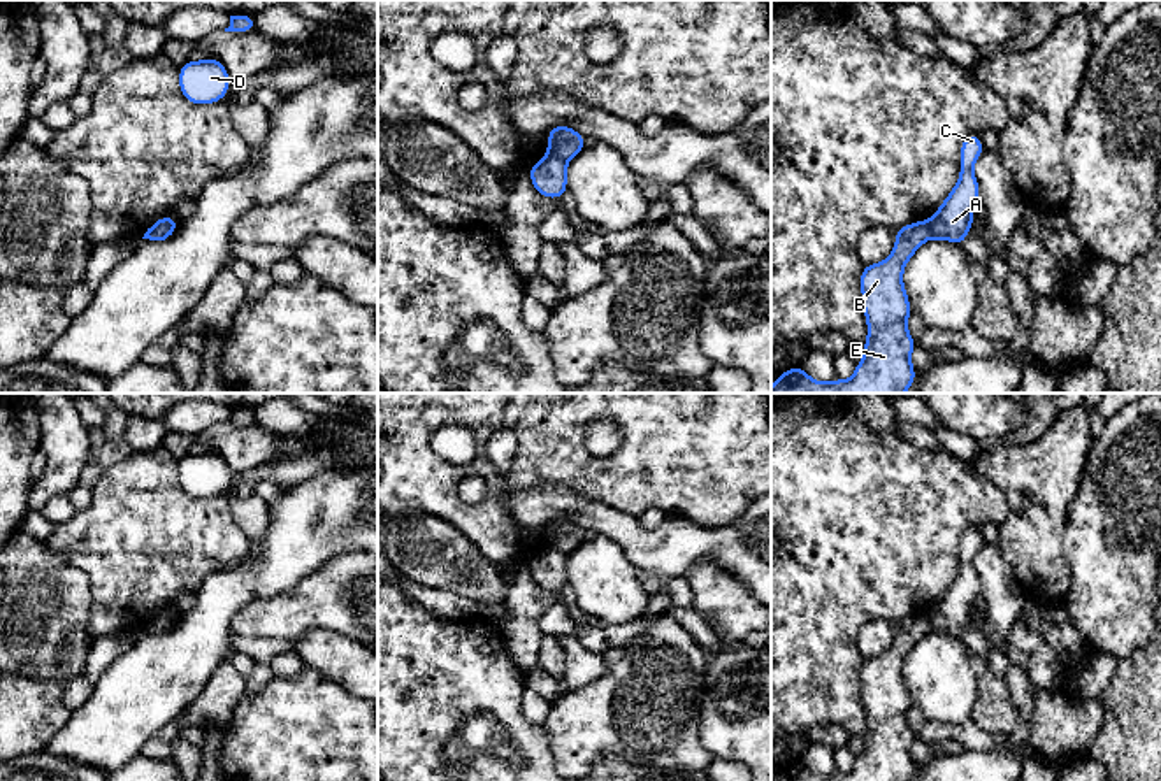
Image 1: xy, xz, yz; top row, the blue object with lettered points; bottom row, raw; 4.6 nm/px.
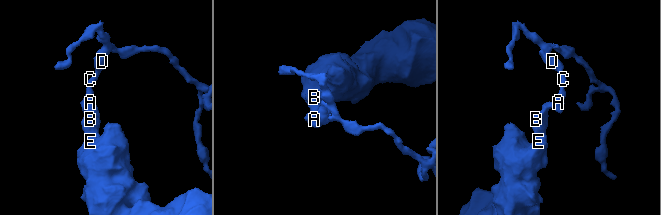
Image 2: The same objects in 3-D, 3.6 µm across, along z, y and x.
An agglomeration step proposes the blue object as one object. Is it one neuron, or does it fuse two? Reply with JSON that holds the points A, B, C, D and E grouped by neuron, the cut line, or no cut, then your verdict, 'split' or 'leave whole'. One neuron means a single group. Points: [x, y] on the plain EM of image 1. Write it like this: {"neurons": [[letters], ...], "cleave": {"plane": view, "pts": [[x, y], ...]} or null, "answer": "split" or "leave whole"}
{"neurons": [["A", "C", "D"], ["B", "E"]], "cleave": {"plane": "xz", "pts": [[548, 544], [566, 555]]}, "answer": "split"}

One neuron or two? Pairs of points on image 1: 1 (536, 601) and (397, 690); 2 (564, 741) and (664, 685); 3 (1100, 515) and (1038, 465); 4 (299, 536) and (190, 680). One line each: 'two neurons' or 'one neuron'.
1: two neurons
2: one neuron
3: two neurons
4: one neuron

